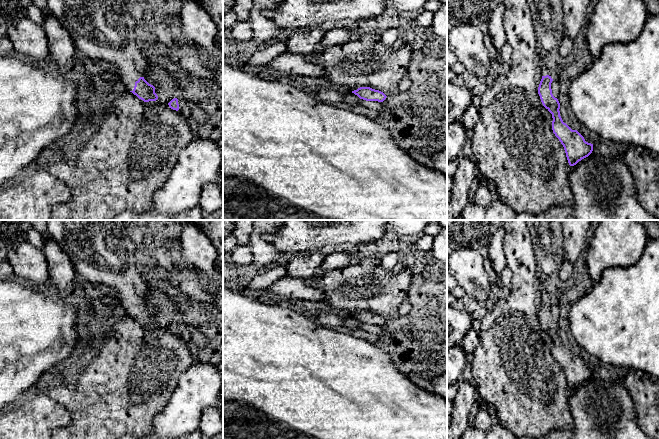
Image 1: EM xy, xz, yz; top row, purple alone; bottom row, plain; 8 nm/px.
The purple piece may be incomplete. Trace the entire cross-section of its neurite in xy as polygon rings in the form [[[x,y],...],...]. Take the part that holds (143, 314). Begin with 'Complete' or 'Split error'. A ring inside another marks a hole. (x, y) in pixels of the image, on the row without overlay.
Split error. [[[46,220],[47,233],[70,258],[76,274],[84,284],[103,289],[121,302],[125,314],[144,326],[156,325],[155,311],[143,301],[147,276],[141,275],[135,263],[135,245],[124,232],[123,220]]]

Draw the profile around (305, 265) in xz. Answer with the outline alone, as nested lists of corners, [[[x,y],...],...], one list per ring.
[[[319,250],[294,255],[285,265],[286,276],[298,279],[309,279],[317,275],[326,254]]]

